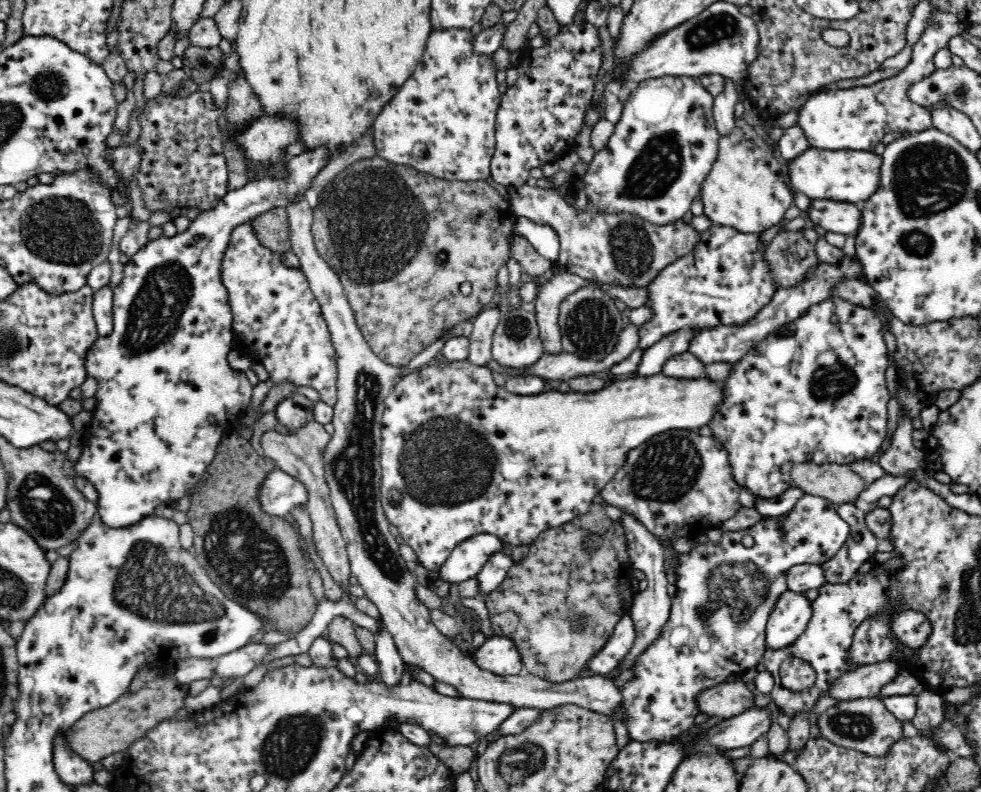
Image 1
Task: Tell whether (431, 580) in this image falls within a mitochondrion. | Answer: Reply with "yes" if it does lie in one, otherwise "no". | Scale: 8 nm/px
no

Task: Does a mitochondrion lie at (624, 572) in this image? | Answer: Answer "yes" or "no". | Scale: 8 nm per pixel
no

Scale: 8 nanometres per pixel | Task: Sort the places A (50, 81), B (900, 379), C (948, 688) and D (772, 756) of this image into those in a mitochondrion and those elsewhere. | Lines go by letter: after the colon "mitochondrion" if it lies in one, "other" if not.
A: mitochondrion
B: other
C: other
D: other

